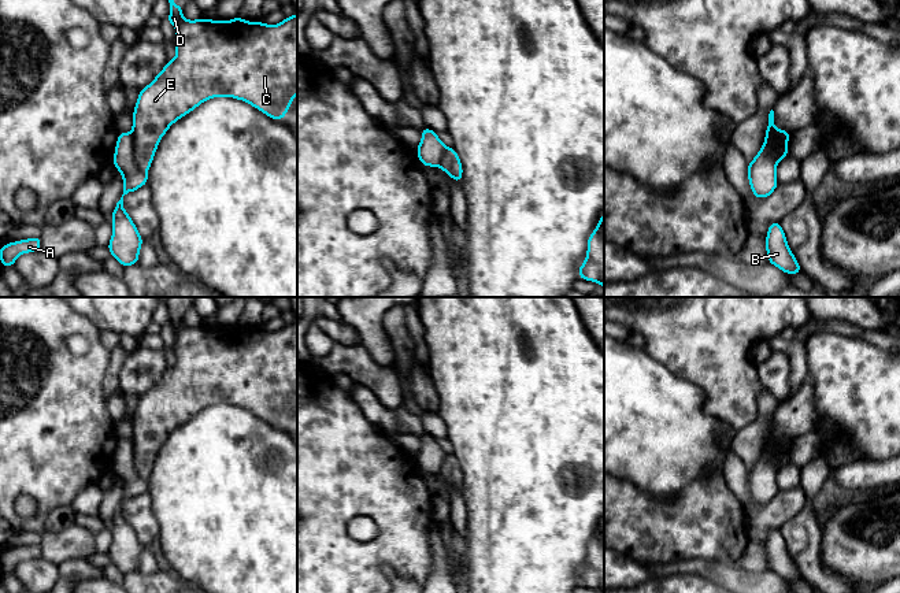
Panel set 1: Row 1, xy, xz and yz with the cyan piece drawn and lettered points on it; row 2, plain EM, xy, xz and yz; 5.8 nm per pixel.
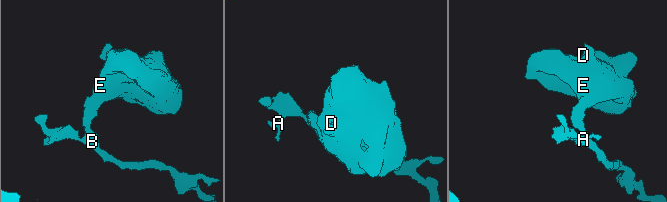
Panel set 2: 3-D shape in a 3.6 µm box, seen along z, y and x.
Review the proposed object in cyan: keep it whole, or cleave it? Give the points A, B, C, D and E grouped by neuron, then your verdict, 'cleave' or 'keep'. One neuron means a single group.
groups A B / C D E; cleave

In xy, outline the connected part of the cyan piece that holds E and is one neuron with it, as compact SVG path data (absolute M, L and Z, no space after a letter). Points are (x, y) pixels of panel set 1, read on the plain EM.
M171 299L166 304L170 310L166 329L175 333L177 362L140 397L133 418L134 468L144 479L149 477L170 433L205 407L233 404L279 427L286 423L297 401L297 320L274 333L248 329L240 323L232 327L188 327L182 325L184 312L174 310Z

